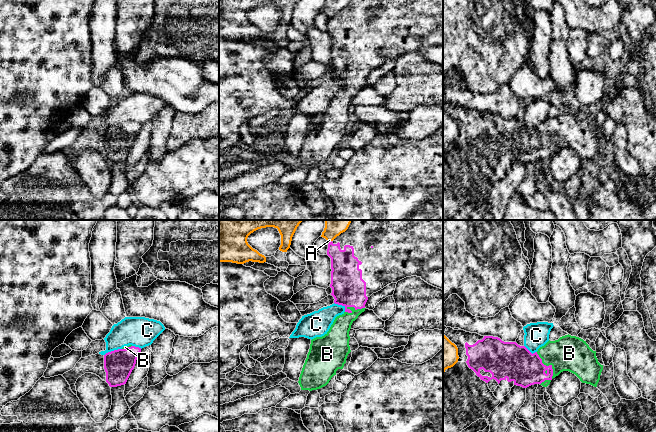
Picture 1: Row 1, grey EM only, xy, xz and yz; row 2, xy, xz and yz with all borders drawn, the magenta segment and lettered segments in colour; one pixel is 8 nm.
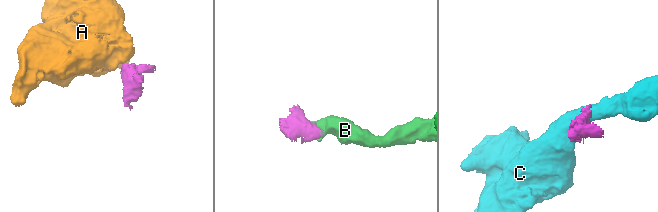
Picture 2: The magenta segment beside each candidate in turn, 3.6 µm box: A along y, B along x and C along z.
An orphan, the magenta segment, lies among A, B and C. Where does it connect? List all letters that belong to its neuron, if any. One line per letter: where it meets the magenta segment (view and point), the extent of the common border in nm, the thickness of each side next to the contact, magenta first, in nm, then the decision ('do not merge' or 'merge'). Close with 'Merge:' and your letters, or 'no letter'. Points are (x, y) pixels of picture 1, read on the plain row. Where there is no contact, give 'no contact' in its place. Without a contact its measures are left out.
A: meets magenta in xz at (331, 17); contact 30 nm long; 220 nm thick on the magenta side, 120 nm on the other; do not merge
B: meets magenta in yz at (551, 144); contact 260 nm long; 280 nm thick on the magenta side, 280 nm on the other; merge
C: meets magenta in xy at (112, 127); contact 160 nm long; 240 nm thick on the magenta side, 240 nm on the other; do not merge
Merge: B

